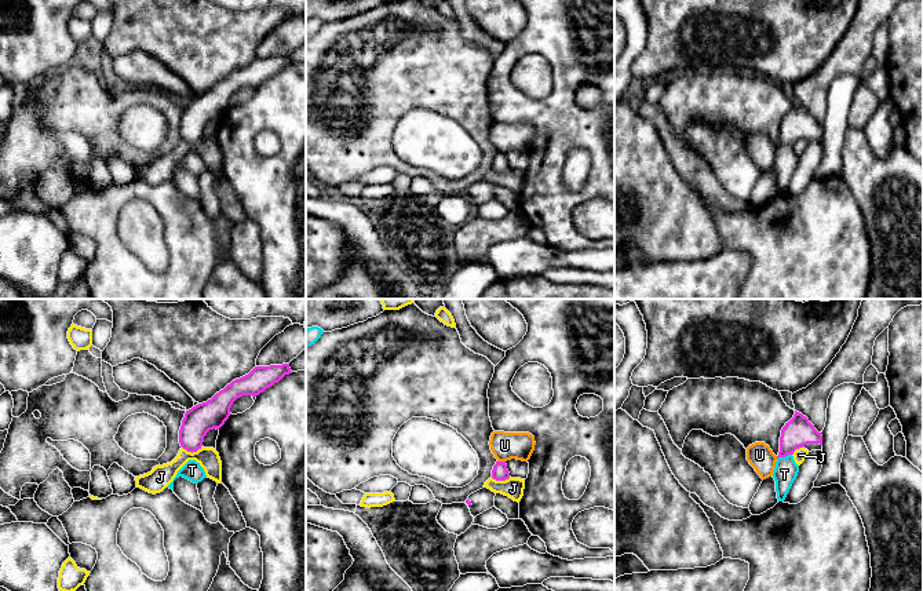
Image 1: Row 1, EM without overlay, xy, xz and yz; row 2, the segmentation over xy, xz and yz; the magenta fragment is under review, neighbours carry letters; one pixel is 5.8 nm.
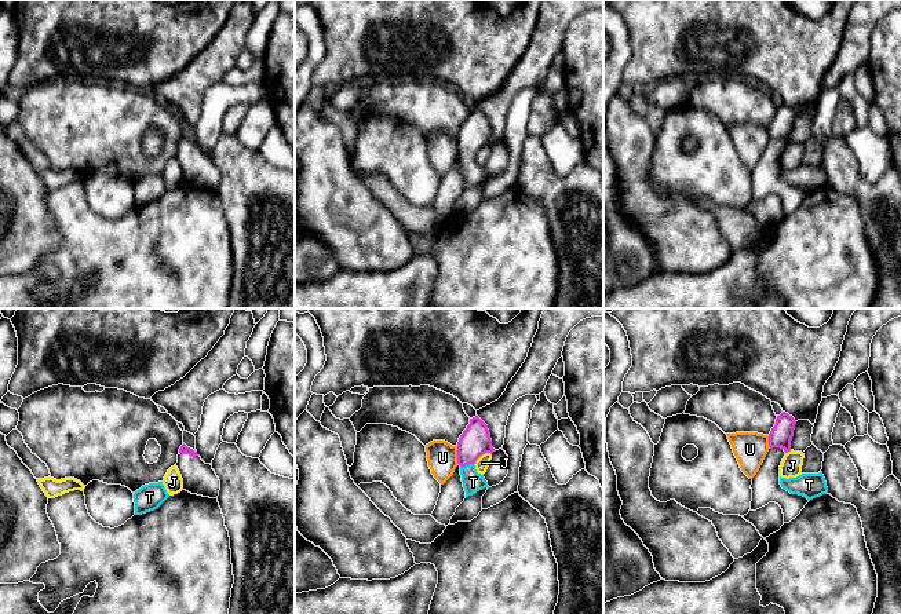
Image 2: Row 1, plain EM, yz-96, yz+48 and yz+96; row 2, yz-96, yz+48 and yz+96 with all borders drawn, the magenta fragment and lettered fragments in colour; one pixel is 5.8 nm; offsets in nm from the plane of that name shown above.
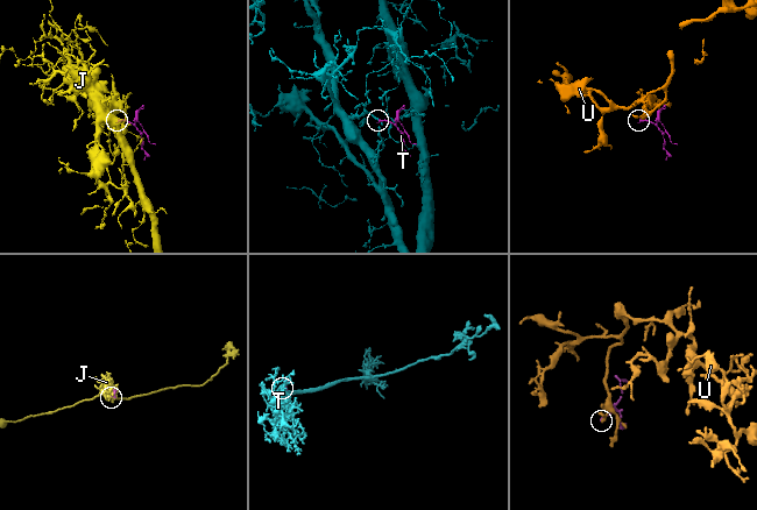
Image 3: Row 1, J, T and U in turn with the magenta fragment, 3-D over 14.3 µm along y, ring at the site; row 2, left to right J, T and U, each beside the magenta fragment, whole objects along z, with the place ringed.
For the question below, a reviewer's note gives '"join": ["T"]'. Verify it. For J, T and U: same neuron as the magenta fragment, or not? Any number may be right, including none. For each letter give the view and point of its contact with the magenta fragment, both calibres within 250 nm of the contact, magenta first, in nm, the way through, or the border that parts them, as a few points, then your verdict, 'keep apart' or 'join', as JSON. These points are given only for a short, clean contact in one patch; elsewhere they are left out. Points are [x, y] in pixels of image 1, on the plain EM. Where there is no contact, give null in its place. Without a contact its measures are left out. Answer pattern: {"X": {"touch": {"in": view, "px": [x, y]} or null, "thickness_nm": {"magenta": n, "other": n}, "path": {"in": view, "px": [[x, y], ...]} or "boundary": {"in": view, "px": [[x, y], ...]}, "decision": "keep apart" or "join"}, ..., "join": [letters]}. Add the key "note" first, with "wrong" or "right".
{"note": "right", "J": {"touch": {"in": "xy", "px": [192, 143]}, "thickness_nm": {"magenta": 170, "other": 140}, "decision": "keep apart"}, "T": {"touch": {"in": "yz", "px": [784, 148]}, "thickness_nm": {"magenta": 170, "other": 140}, "path": {"in": "yz", "px": [[798, 123], [790, 132], [784, 148], [785, 163]]}, "decision": "join"}, "U": {"touch": {"in": "xz", "px": [502, 153]}, "thickness_nm": {"magenta": 90, "other": 160}, "boundary": {"in": "xz", "px": [[498, 152], [504, 153]]}, "decision": "keep apart"}, "join": ["T"]}

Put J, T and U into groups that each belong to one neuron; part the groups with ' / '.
J / T / U

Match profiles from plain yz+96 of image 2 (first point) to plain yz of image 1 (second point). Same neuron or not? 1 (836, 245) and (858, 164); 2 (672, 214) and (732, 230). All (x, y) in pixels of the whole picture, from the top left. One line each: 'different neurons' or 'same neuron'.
1: different neurons
2: different neurons

